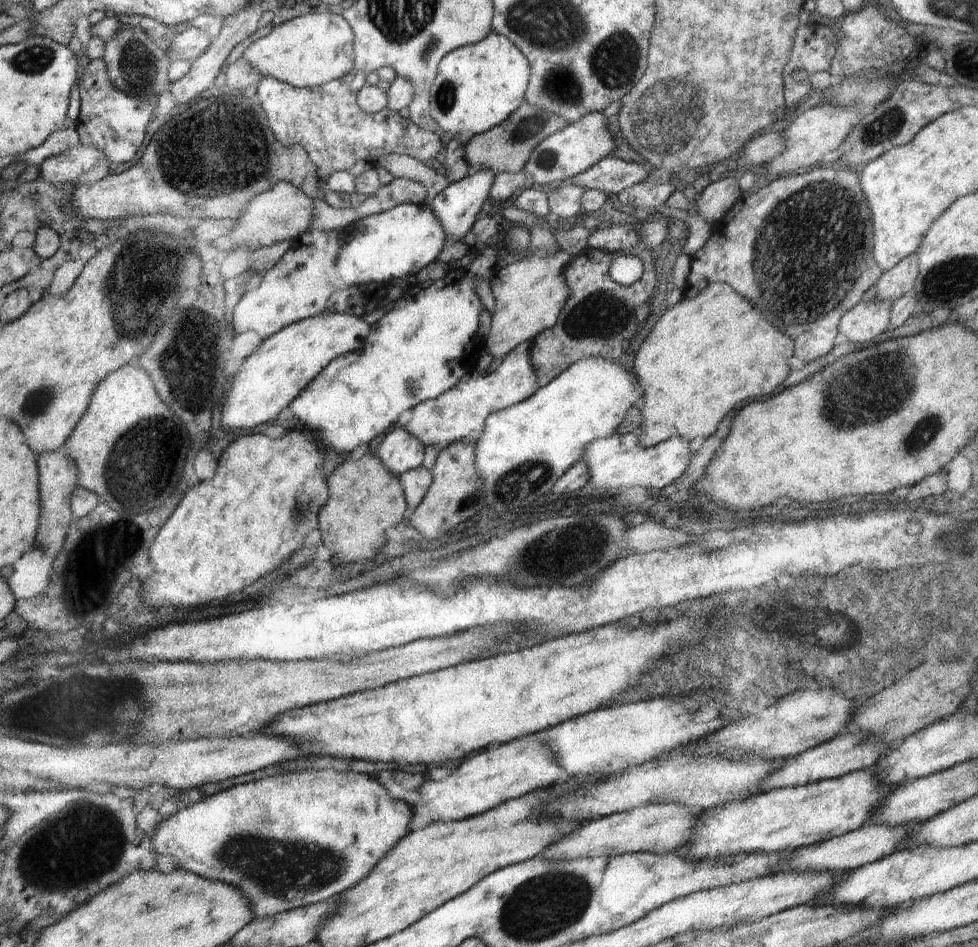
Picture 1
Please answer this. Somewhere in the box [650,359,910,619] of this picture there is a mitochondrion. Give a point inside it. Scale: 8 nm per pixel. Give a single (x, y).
(835, 584)

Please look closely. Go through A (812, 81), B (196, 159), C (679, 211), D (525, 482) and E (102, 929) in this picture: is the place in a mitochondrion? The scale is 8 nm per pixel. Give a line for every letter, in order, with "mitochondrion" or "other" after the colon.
A: other
B: mitochondrion
C: other
D: mitochondrion
E: other

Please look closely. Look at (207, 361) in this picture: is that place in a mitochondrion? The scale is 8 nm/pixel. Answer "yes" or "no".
yes

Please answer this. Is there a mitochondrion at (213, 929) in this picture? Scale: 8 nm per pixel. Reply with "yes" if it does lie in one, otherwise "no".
no

